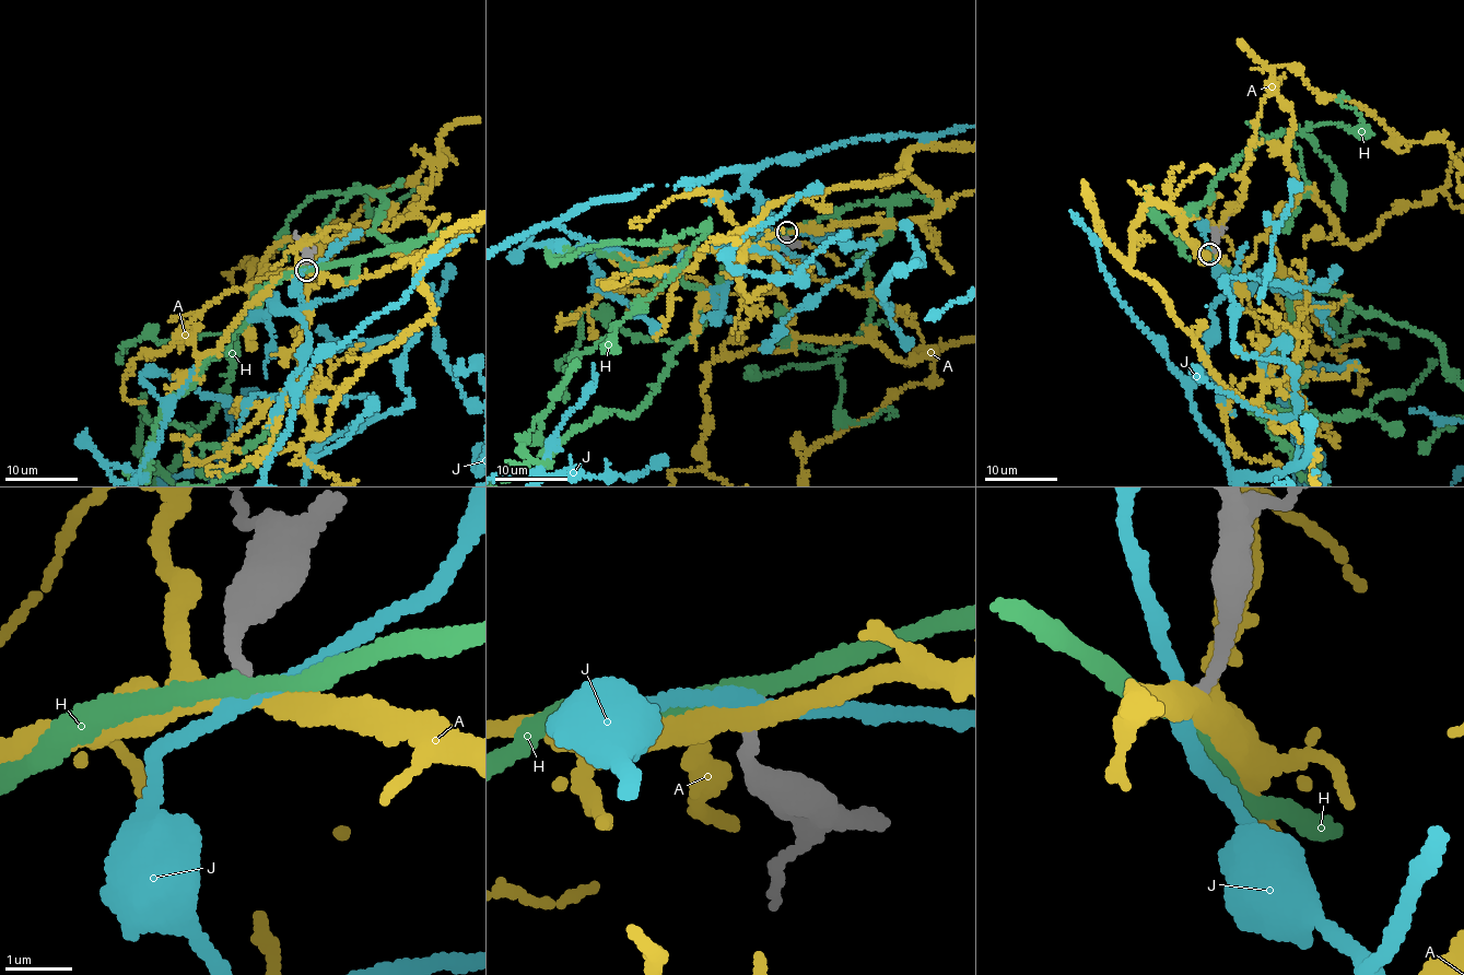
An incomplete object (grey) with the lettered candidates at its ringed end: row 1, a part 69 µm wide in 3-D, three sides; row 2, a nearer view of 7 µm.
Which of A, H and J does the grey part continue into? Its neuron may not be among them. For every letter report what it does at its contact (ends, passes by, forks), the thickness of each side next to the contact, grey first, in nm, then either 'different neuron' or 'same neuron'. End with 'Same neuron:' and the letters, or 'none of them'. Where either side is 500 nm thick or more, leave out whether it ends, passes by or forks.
A: it forks there; 180 nm thick on the grey side, 280 nm on the other; different neuron
H: it passes by; 170 nm thick on the grey side, 280 nm on the other; different neuron
J: it passes by; 180 nm thick on the grey side, 200 nm on the other; different neuron
Same neuron: none of them

